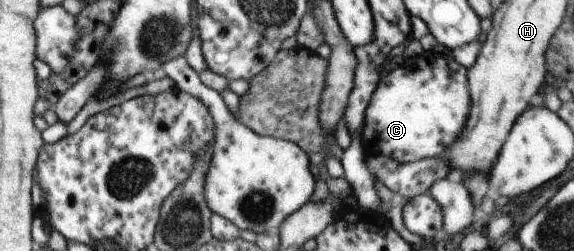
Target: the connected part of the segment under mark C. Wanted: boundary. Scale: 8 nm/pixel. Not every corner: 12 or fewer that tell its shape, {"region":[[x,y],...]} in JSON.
{"region":[[424,51],[380,77],[367,154],[444,154],[470,108],[467,68]]}

